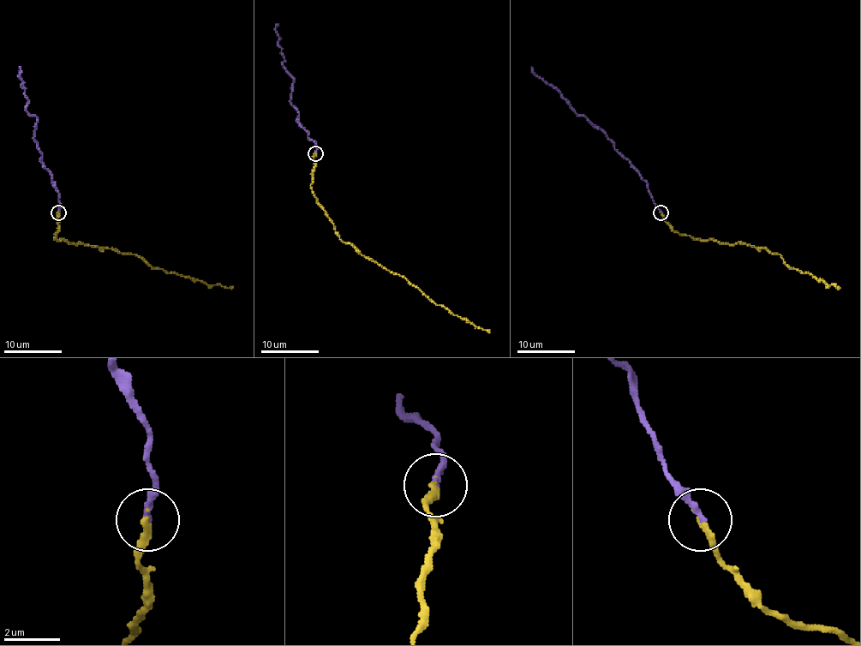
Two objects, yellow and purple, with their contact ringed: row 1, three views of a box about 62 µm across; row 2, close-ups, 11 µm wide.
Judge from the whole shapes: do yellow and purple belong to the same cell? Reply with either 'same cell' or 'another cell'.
another cell

